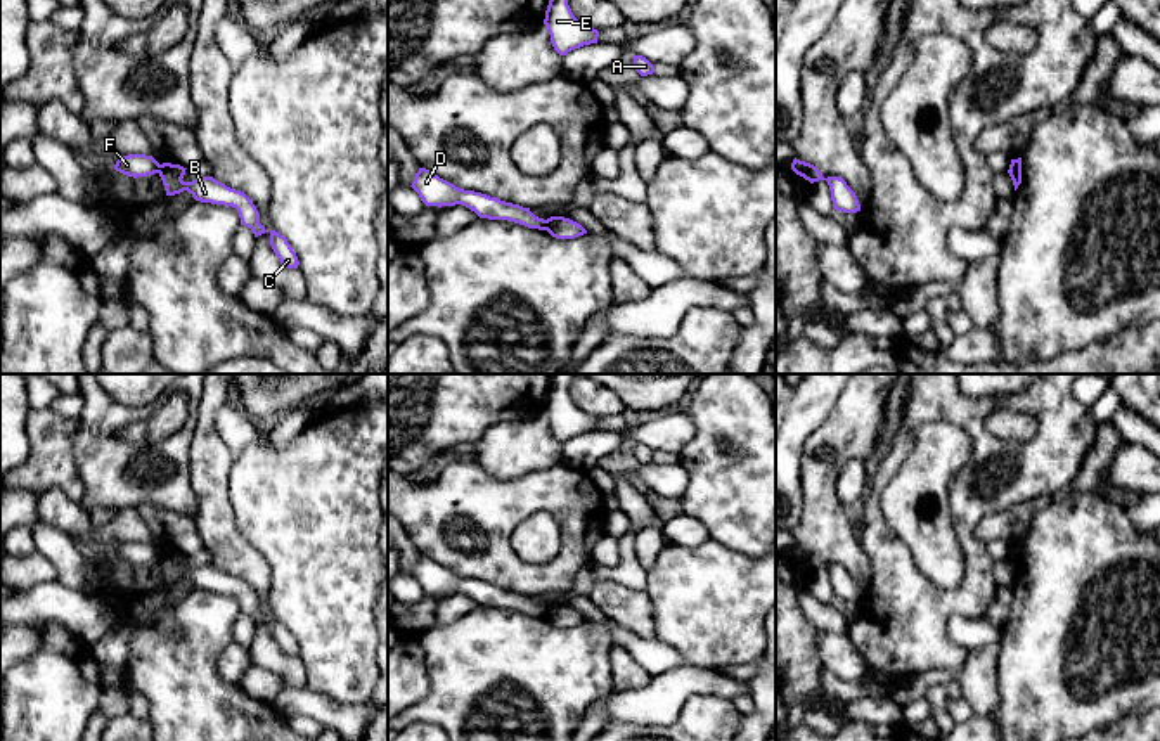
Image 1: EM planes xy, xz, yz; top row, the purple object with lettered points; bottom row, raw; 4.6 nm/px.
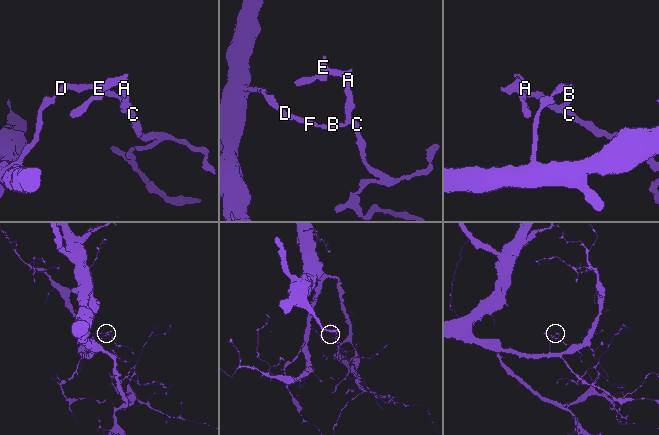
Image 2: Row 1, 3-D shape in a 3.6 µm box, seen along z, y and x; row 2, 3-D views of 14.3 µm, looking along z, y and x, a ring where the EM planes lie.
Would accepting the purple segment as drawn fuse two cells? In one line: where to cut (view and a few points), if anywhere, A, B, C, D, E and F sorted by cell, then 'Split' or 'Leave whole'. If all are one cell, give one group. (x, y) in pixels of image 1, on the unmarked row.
Split along xz (547, 608), (544, 617). Groups: A B C E / D F. Split

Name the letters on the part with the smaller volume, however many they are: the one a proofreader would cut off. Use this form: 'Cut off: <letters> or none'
Cut off: A, B, C, E

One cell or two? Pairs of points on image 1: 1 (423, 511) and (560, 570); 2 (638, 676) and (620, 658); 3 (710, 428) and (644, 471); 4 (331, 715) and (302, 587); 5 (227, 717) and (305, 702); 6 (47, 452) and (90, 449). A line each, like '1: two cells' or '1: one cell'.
1: one cell
2: one cell
3: two cells
4: two cells
5: two cells
6: two cells

